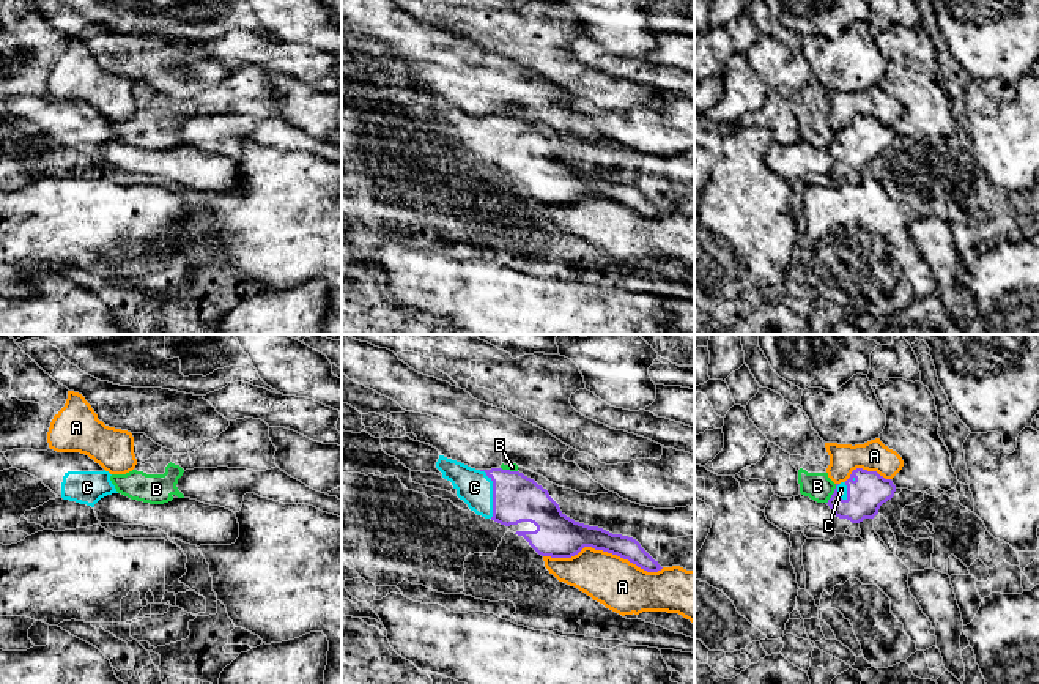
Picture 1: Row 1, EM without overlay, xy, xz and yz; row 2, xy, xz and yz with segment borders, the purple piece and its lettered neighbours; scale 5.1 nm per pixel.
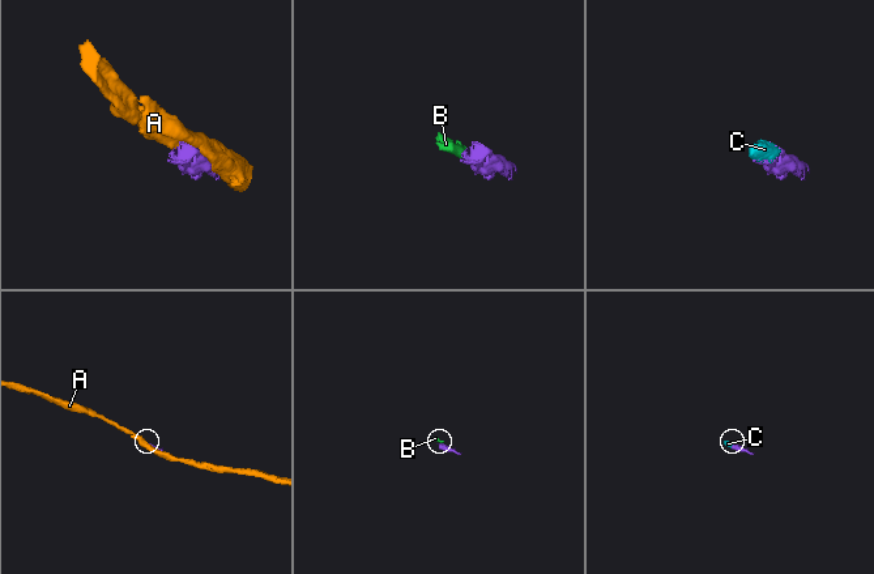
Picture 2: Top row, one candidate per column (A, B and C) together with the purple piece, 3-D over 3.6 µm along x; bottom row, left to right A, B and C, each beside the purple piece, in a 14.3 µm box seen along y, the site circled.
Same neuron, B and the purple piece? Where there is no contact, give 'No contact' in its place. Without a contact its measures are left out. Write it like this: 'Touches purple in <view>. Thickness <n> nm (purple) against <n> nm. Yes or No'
Touches purple in yz. Thickness 190 nm (purple) against 140 nm. No

